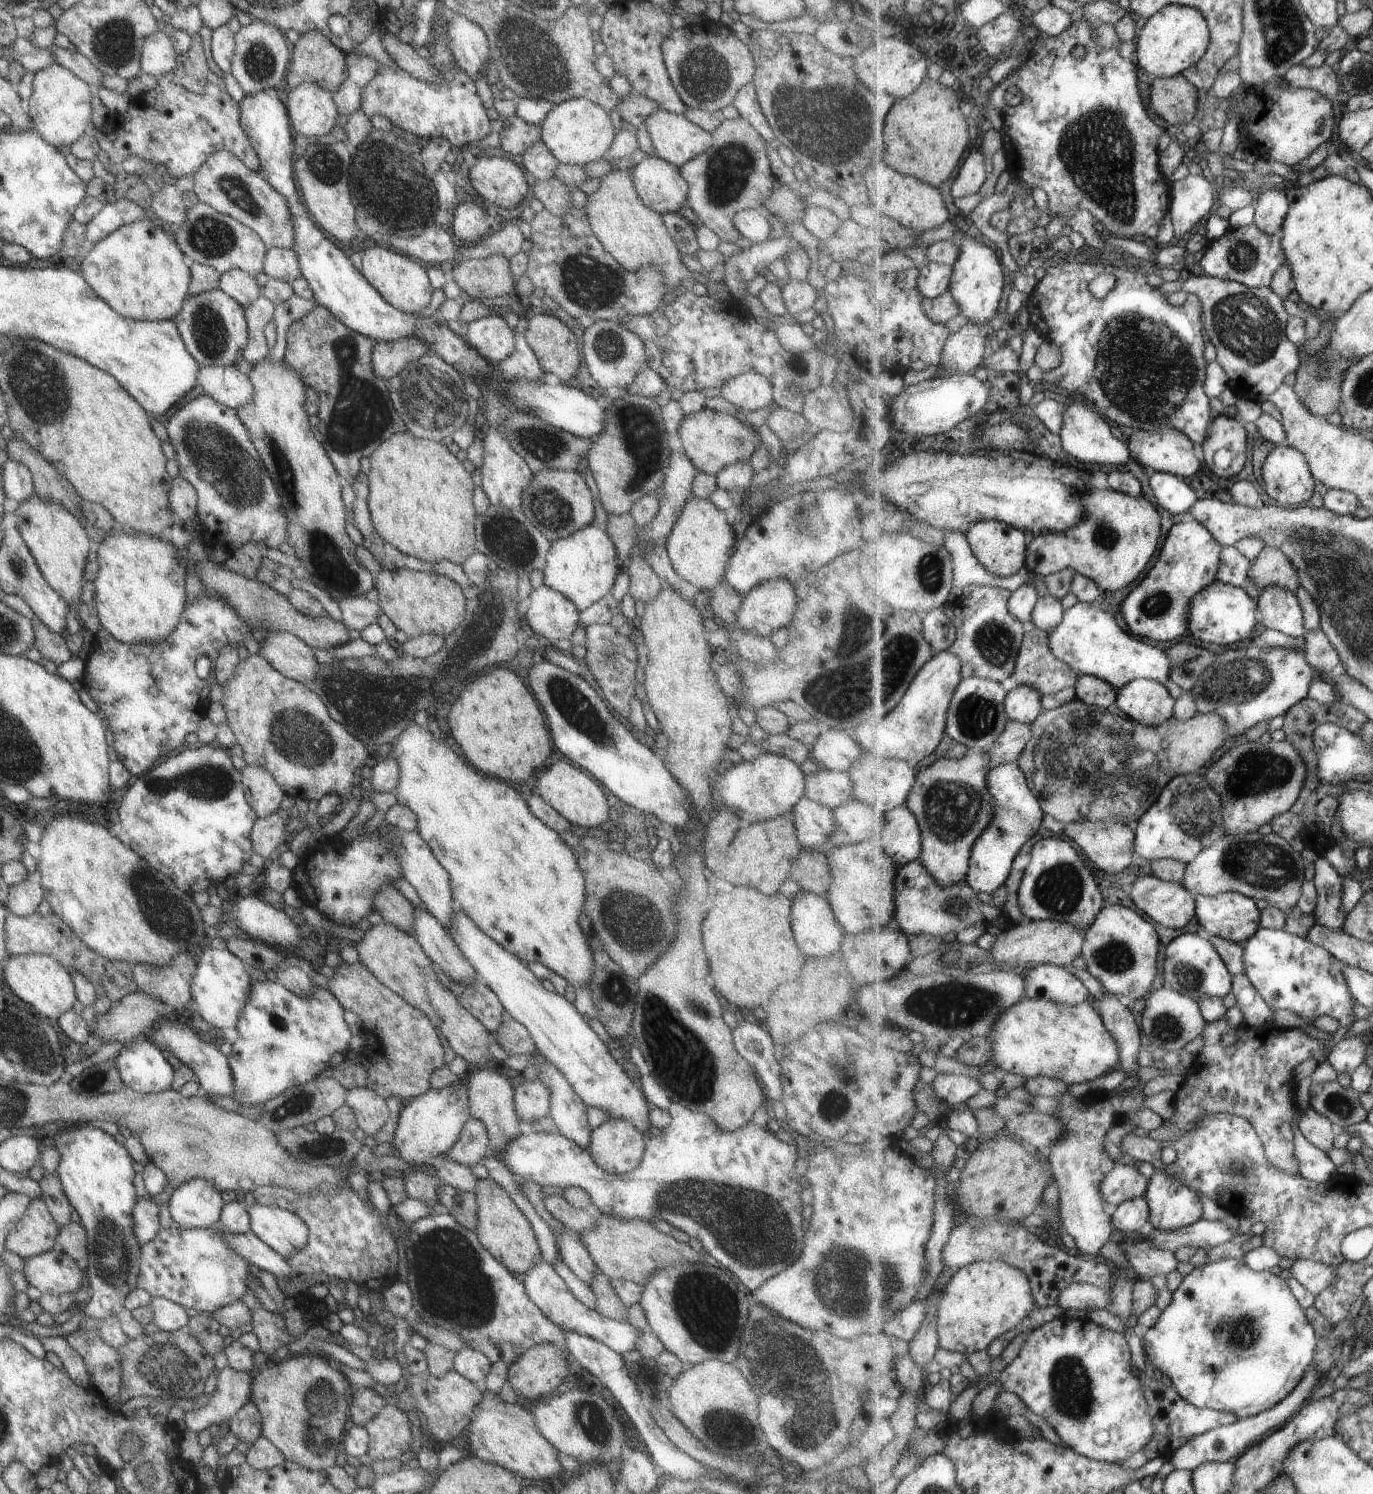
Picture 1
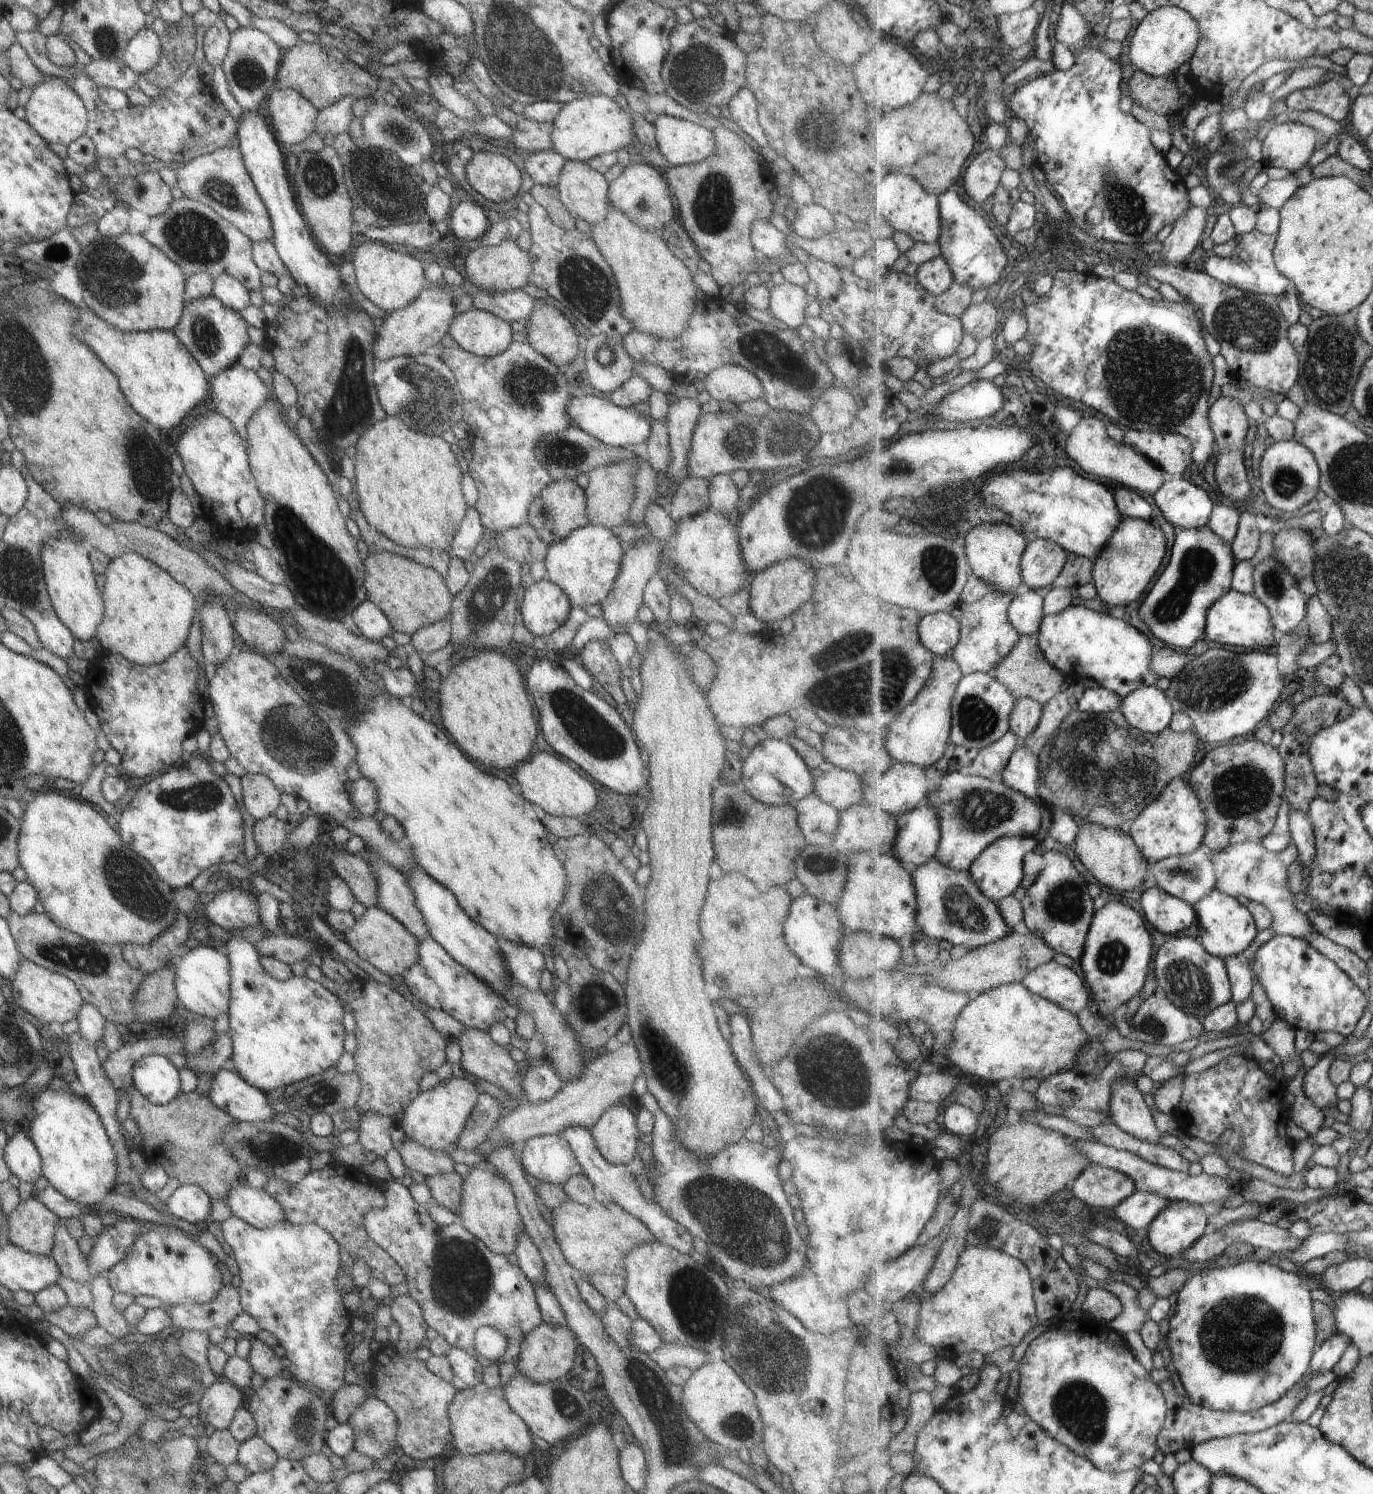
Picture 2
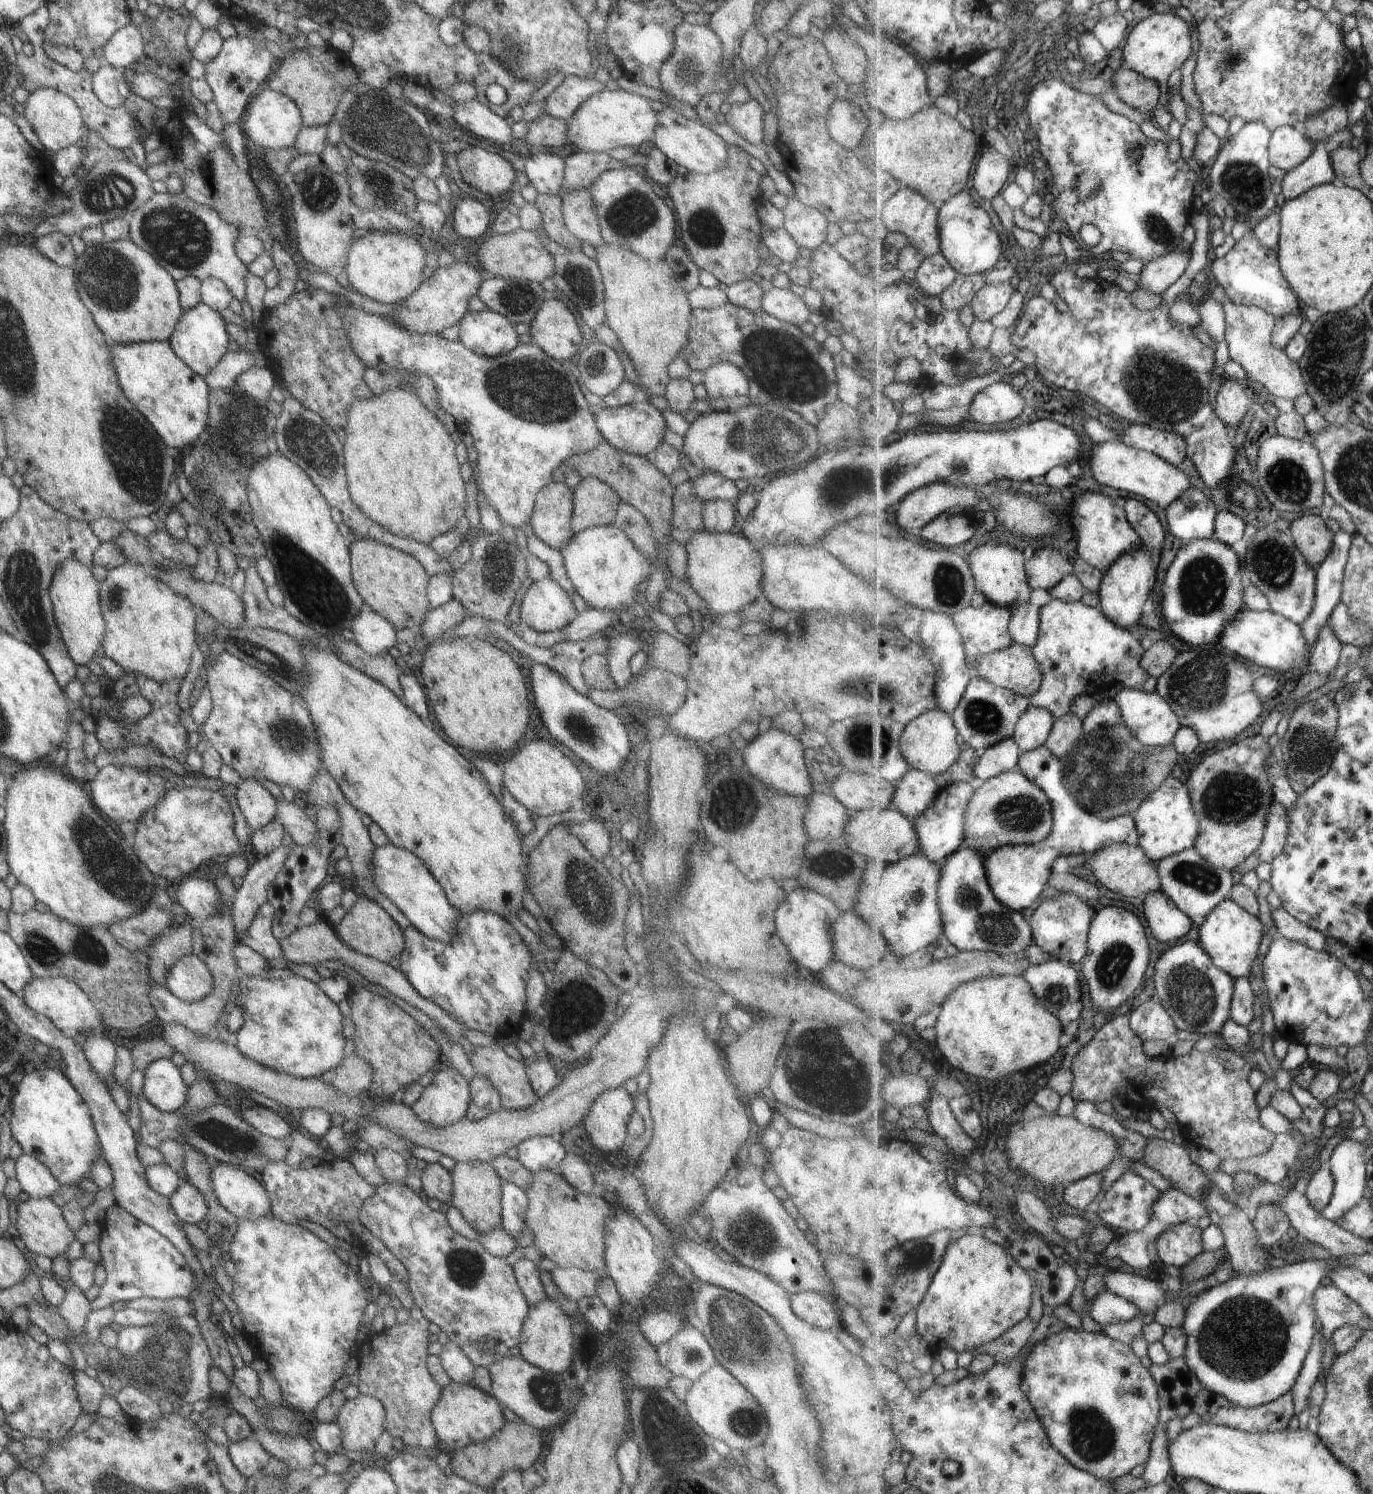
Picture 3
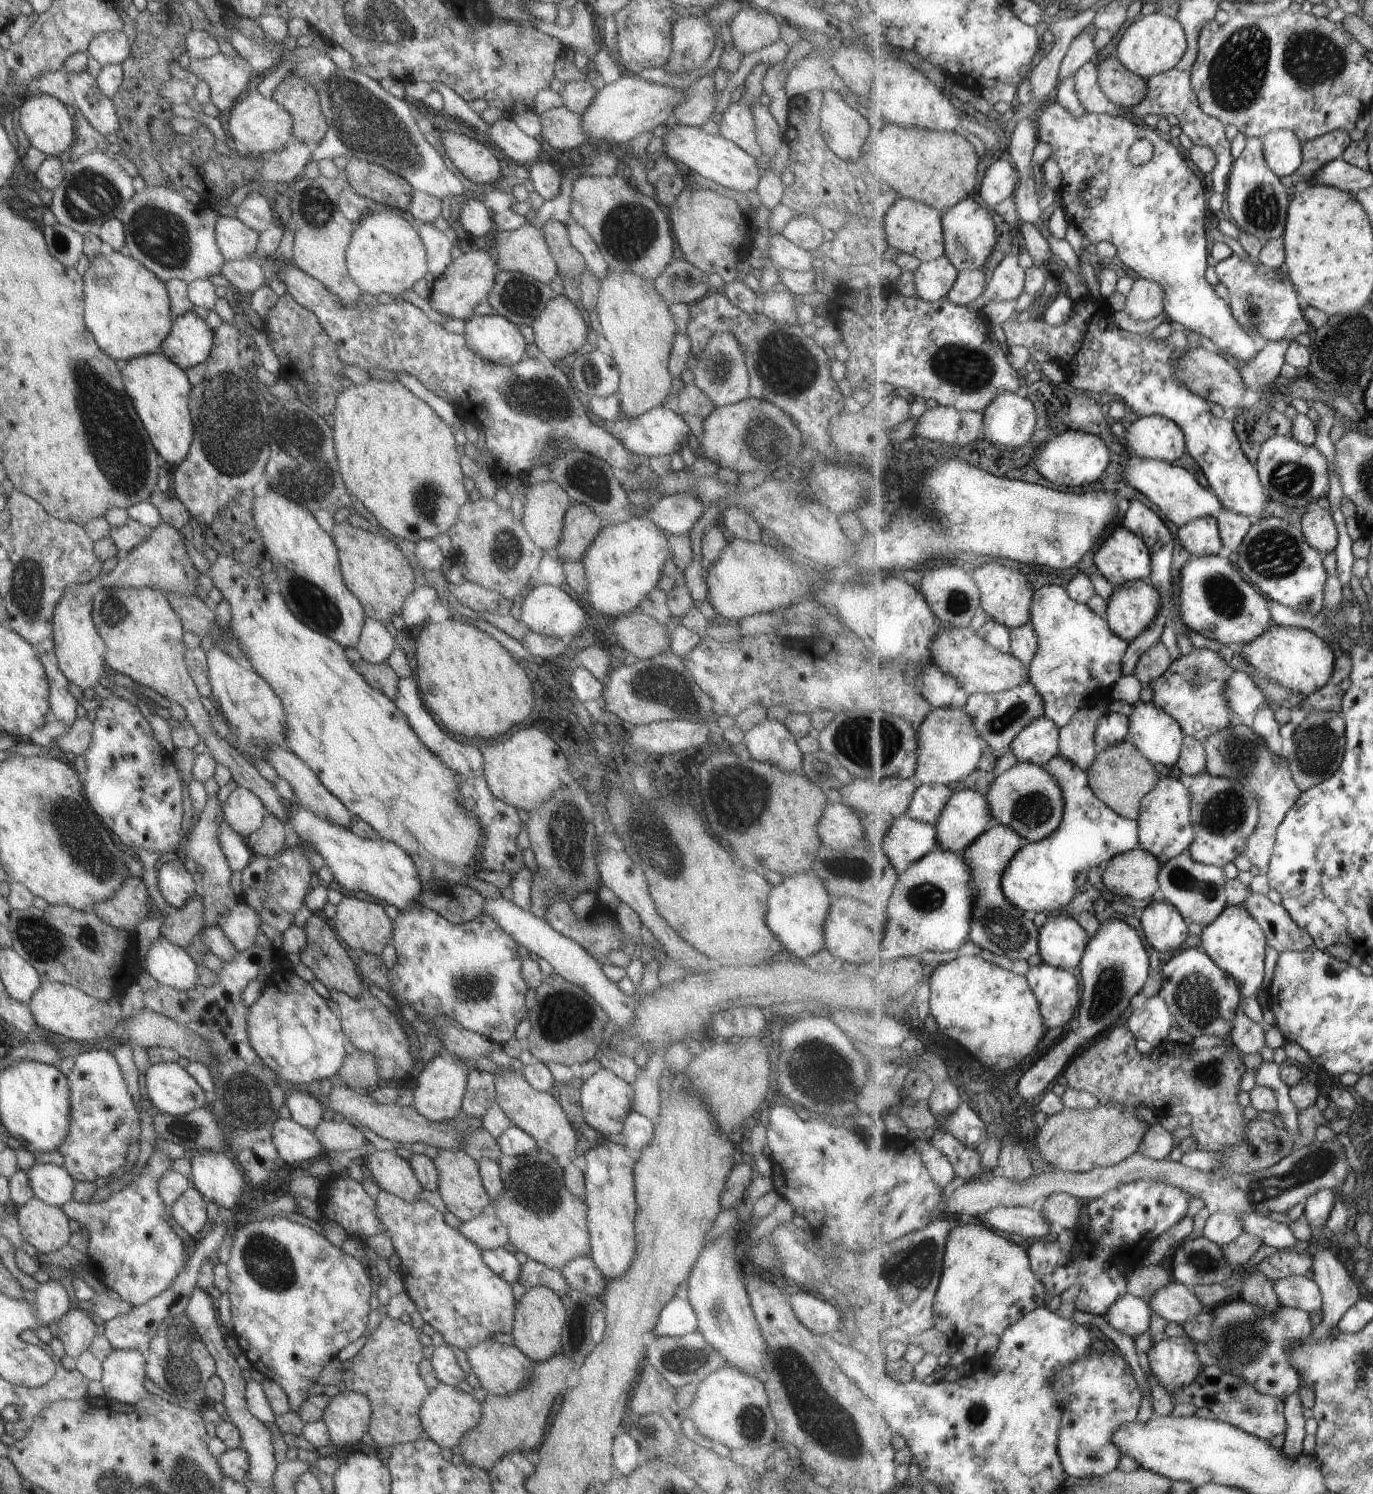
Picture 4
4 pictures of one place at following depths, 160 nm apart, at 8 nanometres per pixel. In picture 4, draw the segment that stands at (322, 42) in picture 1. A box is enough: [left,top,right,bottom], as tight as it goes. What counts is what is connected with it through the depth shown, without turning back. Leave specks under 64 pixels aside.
[270,74,327,143]

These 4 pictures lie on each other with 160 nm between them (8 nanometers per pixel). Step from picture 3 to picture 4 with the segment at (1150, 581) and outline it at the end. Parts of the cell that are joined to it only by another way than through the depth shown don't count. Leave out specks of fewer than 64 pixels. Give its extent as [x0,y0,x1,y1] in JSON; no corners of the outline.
[1105,579,1160,643]

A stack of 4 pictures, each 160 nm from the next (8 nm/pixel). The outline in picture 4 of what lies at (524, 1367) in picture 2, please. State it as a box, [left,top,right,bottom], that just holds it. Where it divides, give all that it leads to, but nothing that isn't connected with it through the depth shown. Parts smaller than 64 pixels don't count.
[511,1286,564,1361]

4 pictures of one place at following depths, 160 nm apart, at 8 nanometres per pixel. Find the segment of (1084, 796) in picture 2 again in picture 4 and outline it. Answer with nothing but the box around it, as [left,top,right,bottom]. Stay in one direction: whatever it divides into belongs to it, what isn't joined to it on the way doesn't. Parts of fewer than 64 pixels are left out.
[1086,740,1160,819]

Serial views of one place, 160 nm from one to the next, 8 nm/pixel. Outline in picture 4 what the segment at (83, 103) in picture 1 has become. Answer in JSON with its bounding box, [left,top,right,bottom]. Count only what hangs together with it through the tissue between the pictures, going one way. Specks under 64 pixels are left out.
[18,94,74,155]

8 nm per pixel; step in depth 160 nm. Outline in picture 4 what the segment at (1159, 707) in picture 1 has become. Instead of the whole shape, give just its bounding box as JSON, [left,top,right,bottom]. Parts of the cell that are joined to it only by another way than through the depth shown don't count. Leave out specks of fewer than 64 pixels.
[1127,700,1186,768]

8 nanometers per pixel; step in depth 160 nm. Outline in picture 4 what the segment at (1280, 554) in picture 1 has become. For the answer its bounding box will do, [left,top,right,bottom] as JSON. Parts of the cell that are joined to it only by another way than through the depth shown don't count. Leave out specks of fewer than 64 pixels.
[1299,509,1339,554]

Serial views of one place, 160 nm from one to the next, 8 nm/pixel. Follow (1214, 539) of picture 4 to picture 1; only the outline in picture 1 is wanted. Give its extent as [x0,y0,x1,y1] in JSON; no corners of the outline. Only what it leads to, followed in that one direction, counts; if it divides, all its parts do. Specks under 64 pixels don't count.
[1149,471,1198,518]

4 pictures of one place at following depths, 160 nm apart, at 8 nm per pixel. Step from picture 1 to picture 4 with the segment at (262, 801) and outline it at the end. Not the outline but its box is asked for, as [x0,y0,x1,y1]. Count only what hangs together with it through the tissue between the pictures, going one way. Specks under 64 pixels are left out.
[220,786,266,838]

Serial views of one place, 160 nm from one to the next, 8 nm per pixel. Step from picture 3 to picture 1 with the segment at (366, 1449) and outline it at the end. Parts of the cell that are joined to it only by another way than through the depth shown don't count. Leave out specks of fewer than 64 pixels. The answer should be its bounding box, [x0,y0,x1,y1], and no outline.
[364,1405,411,1460]

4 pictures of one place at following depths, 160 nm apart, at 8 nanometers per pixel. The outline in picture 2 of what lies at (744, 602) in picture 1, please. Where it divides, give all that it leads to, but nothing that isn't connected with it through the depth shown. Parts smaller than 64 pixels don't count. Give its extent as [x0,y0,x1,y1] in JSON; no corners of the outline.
[747,557,817,625]

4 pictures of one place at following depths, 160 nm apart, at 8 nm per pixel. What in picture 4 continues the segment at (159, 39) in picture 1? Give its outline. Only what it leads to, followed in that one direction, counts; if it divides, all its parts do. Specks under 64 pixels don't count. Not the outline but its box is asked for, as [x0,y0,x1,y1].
[85,31,130,65]

